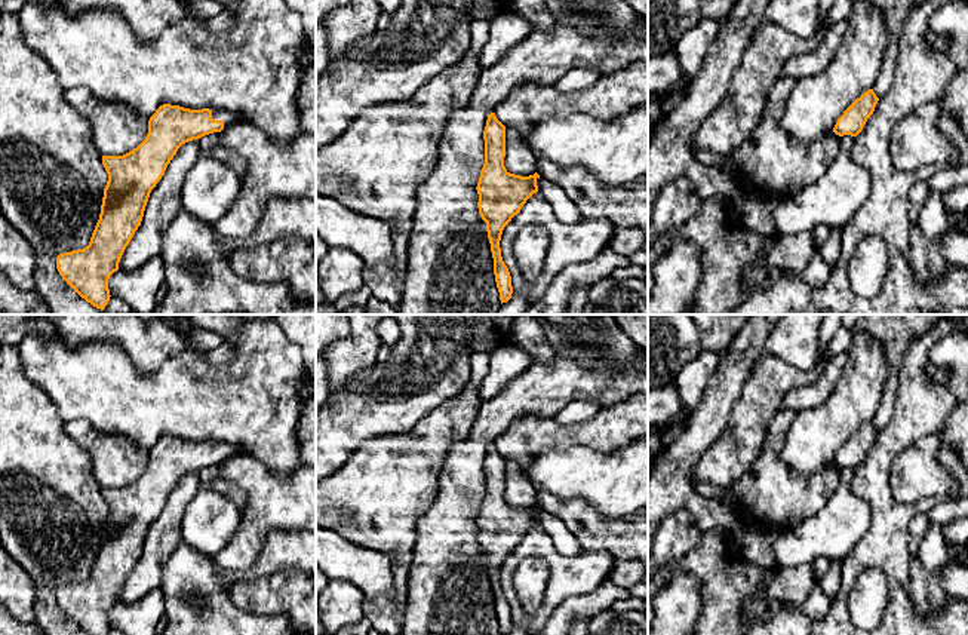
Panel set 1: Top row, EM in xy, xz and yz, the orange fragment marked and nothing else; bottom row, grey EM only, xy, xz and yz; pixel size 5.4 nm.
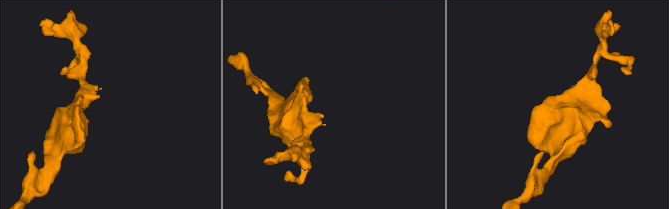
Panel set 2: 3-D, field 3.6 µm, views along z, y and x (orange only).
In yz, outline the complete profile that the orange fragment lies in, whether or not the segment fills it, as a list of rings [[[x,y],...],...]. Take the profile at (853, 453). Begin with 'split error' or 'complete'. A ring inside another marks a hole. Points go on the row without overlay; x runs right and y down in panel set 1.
complete | [[[873,421],[864,424],[838,451],[833,464],[839,469],[857,469],[863,463],[867,451],[873,447],[878,433],[879,430]]]

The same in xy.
split error | [[[163,436],[148,453],[145,472],[123,488],[102,488],[108,506],[99,552],[86,580],[56,589],[62,611],[87,635],[108,635],[108,611],[141,558],[151,522],[178,481],[239,454],[218,441]]]

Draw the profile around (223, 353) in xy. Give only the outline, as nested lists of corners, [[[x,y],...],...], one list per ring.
[[[222,343],[216,349],[206,353],[206,362],[221,365],[228,362],[233,358],[233,355],[233,346],[230,343]]]

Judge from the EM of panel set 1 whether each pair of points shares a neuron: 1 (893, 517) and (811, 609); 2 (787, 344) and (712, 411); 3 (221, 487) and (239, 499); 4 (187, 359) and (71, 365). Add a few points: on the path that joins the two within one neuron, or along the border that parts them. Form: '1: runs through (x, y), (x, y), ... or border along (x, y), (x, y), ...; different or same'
1: border along (832, 600), (827, 613), (820, 619); different
2: border along (773, 330), (761, 353); different
3: runs through (226, 490), (234, 494); same
4: runs through (159, 382), (100, 382); same

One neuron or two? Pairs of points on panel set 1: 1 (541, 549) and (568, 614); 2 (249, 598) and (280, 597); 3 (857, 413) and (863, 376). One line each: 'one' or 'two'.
1: two
2: one
3: one

